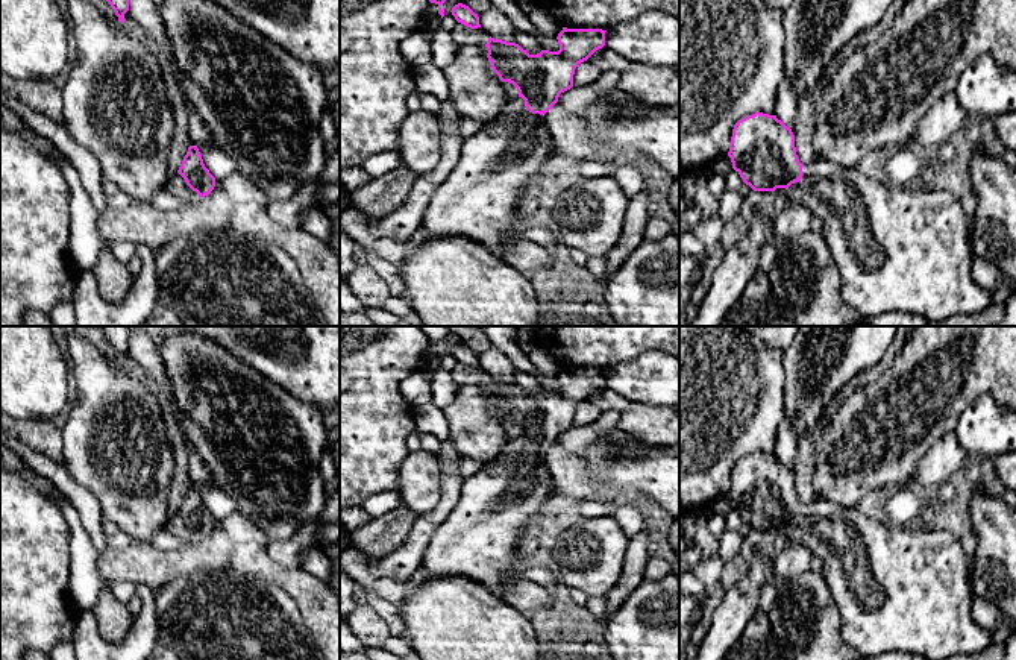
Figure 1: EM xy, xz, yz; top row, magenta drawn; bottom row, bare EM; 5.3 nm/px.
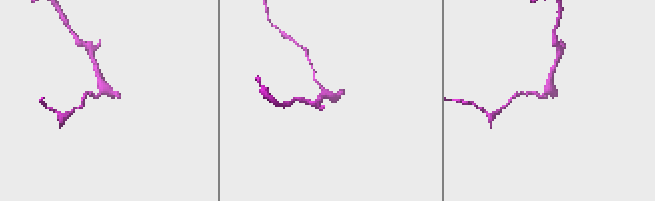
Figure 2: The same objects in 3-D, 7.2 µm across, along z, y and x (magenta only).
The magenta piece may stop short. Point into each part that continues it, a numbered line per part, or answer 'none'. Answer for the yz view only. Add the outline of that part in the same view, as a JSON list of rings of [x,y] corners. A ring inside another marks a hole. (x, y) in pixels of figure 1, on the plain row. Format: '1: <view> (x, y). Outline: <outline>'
1: yz (904, 589). Outline: [[[816,499],[802,507],[802,517],[787,530],[787,540],[808,548],[822,560],[820,574],[840,613],[839,634],[864,660],[901,651],[927,660],[972,655],[990,645],[993,633],[981,628],[972,616],[974,592],[967,578],[969,555],[949,531],[908,528],[875,520],[857,507],[843,507],[828,499]]]

